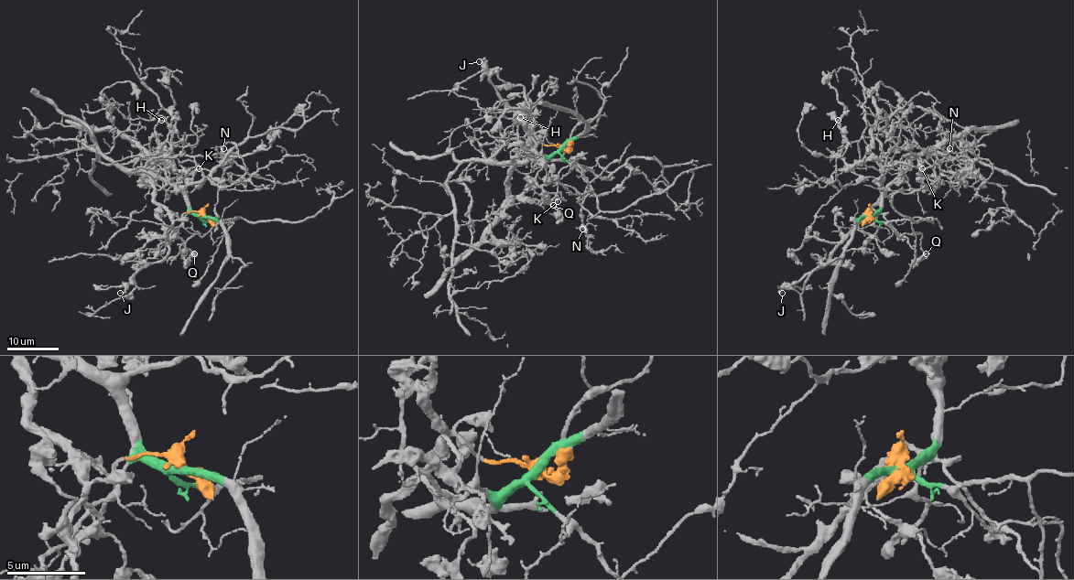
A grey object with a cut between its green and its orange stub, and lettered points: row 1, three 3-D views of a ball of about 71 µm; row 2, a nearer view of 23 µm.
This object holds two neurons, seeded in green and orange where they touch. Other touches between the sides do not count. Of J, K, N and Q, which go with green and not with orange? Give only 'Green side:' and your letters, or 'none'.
Green side: N

